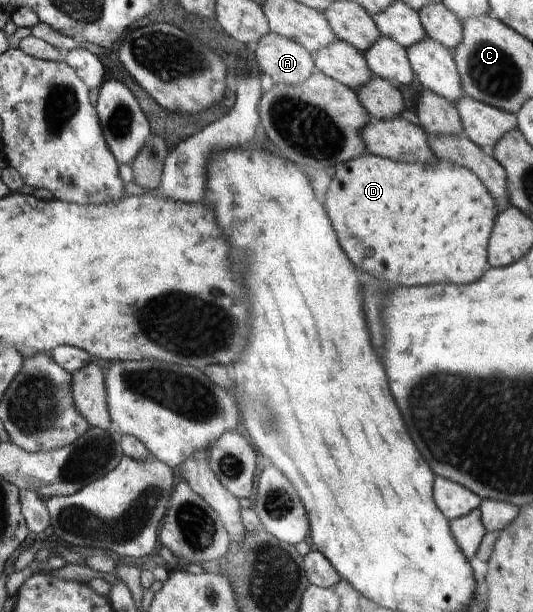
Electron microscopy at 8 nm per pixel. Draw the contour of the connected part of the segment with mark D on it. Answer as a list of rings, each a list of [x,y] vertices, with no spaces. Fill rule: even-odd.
[[[366,151],[363,155],[355,159],[337,164],[336,173],[332,177],[329,188],[326,193],[325,209],[328,210],[328,216],[332,220],[333,229],[340,236],[340,244],[343,246],[345,253],[352,260],[353,265],[357,269],[369,277],[377,278],[386,285],[433,285],[433,283],[469,283],[469,281],[477,281],[485,269],[487,269],[487,239],[493,227],[493,221],[497,217],[497,207],[491,191],[477,179],[477,175],[465,166],[454,165],[449,161],[434,160],[429,163],[409,163],[401,161],[393,161],[389,158],[377,156]],[[391,271],[397,275],[397,279],[401,281],[387,281],[387,277],[391,277]]]

